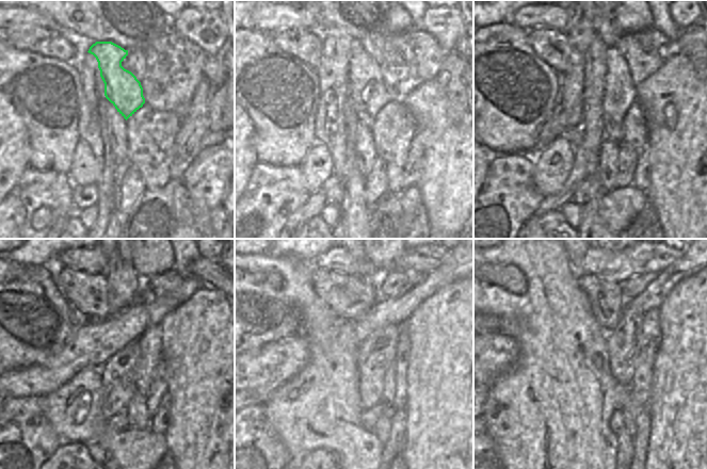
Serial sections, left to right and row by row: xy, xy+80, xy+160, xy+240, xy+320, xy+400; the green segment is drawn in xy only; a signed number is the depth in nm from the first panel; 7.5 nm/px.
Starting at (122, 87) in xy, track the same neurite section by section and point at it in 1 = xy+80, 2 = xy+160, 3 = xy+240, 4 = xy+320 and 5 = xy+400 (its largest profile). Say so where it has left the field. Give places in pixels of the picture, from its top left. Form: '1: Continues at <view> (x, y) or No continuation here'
1: Continues at xy+80 (366, 90)
2: Continues at xy+160 (620, 93)
3: Continues at xy+240 (149, 342)
4: Continues at xy+320 (388, 393)
5: Continues at xy+400 (629, 421)

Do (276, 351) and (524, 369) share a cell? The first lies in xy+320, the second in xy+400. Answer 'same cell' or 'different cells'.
different cells

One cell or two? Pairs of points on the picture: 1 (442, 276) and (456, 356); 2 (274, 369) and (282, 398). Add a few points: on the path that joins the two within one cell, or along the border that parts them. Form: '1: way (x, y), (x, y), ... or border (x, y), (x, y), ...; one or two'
1: border (462, 277), (445, 284), (423, 301); two
2: border (299, 372), (282, 384), (263, 403); two

